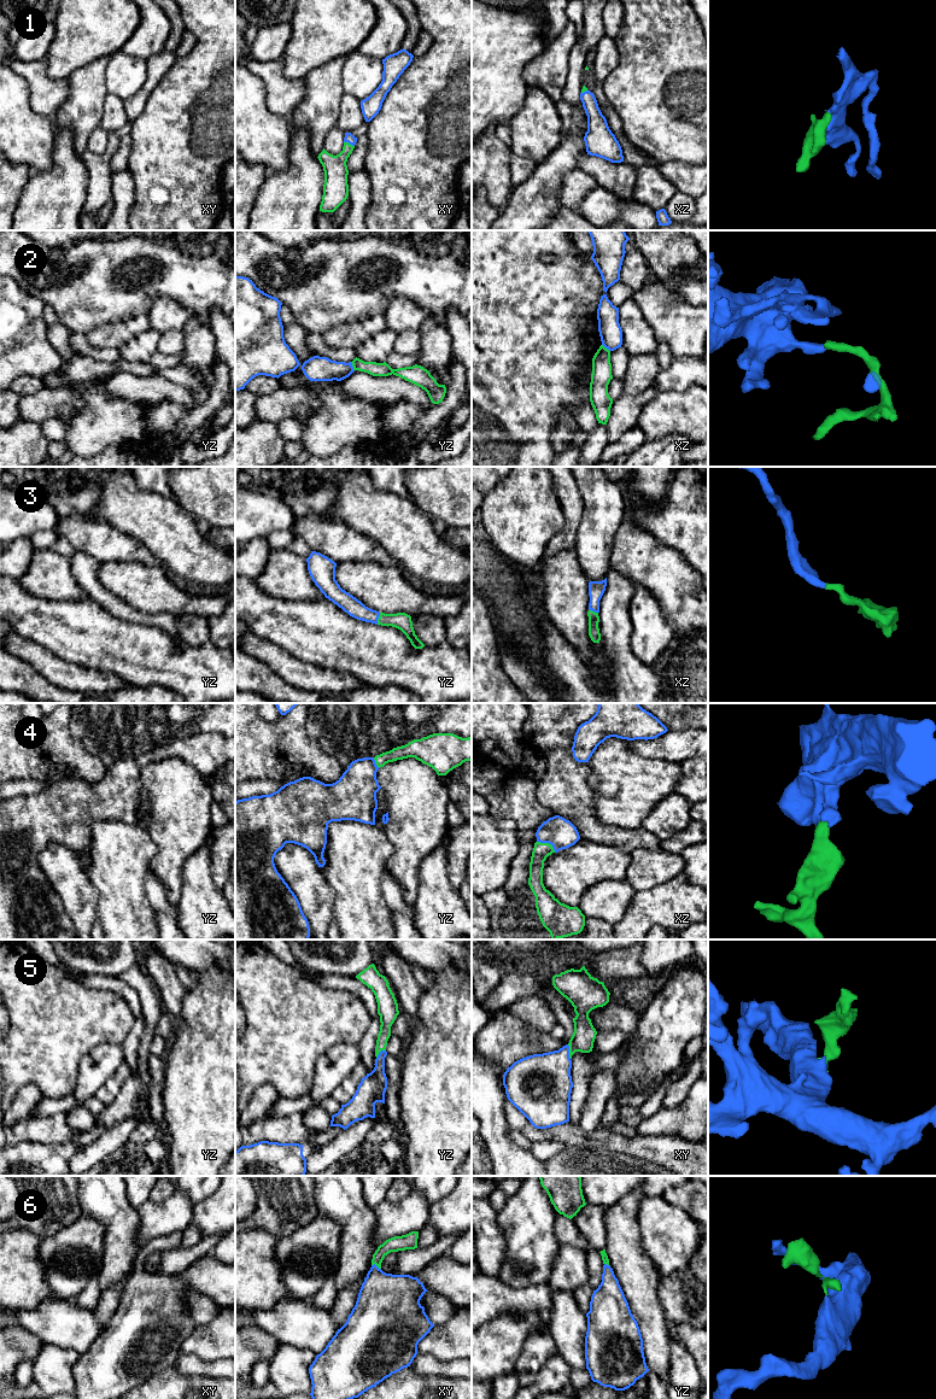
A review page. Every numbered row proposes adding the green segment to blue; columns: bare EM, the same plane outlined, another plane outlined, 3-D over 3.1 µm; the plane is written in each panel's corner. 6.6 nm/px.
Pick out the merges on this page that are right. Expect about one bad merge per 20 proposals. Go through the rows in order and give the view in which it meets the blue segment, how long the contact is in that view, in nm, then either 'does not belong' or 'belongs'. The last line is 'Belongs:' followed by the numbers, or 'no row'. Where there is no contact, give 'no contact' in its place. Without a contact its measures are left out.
1: meets blue in xy; contact 80 nm long; belongs
2: meets blue in yz; contact 70 nm long; does not belong
3: meets blue in yz; contact 80 nm long; belongs
4: meets blue in xz; contact 150 nm long; belongs
5: meets blue in xy; contact 100 nm long; belongs
6: meets blue in xy; contact 70 nm long; belongs
Belongs: 1, 3, 4, 5, 6

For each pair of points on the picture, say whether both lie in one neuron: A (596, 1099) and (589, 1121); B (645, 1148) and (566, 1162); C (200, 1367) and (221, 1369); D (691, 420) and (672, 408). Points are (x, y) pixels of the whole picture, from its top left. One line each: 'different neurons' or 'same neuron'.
A: same neuron
B: different neurons
C: same neuron
D: same neuron

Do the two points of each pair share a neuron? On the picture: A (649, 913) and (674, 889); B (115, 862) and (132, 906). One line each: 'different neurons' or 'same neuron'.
A: same neuron
B: same neuron

